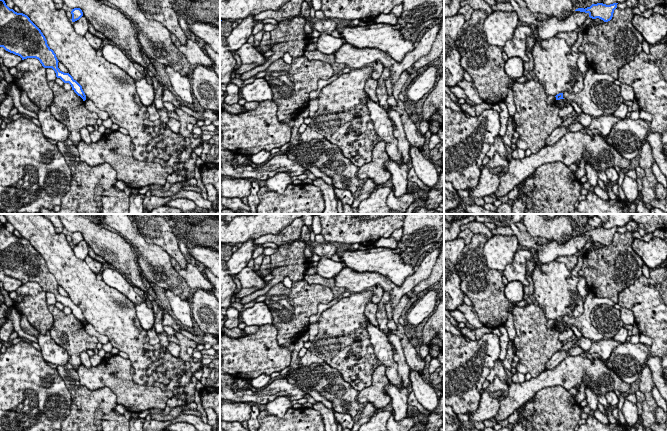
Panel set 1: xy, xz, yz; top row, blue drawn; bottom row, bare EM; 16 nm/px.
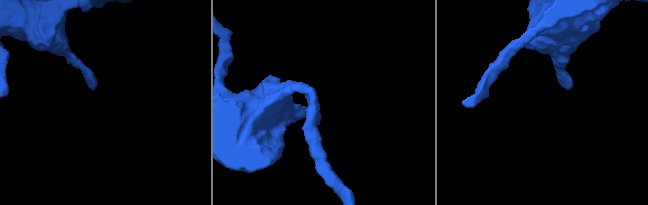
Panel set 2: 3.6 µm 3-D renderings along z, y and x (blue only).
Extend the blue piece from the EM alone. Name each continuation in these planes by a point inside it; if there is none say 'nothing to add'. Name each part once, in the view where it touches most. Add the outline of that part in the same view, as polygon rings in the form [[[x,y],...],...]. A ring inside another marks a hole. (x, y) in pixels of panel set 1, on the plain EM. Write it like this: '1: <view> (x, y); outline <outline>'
nothing to add

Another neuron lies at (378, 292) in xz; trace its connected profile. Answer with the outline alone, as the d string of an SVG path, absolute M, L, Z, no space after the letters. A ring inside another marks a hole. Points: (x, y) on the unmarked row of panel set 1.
M375 285L372 288L373 291L373 297L372 297L372 302L375 304L378 304L384 294L384 290L379 286L379 285Z

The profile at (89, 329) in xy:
M87 323L87 324L85 325L85 332L86 332L88 335L90 335L90 336L96 337L97 340L98 340L98 342L100 342L100 343L102 343L102 344L107 344L107 343L109 342L109 339L108 339L107 336L100 334L98 331L95 330L95 328L94 328L93 326L92 326L91 324L89 324L89 323Z

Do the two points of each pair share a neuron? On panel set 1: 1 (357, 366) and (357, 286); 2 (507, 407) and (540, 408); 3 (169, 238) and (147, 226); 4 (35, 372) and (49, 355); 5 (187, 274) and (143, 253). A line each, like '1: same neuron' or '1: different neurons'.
1: different neurons
2: different neurons
3: same neuron
4: different neurons
5: different neurons

